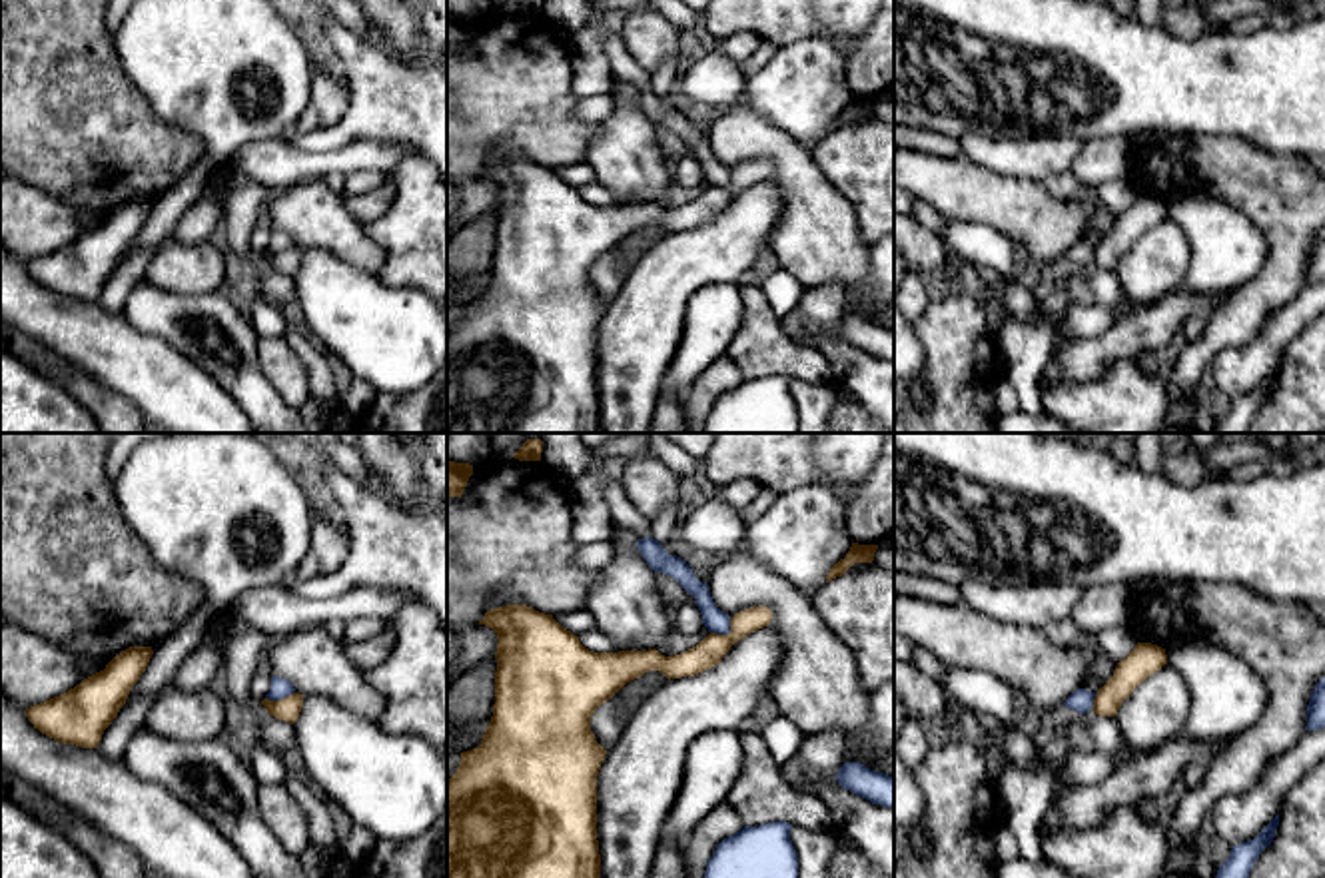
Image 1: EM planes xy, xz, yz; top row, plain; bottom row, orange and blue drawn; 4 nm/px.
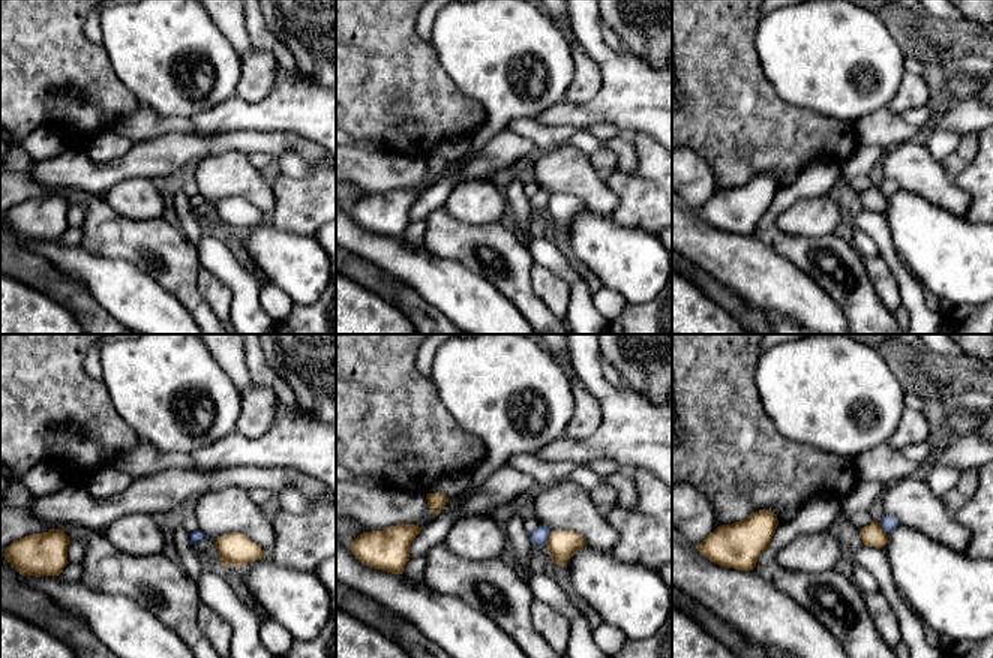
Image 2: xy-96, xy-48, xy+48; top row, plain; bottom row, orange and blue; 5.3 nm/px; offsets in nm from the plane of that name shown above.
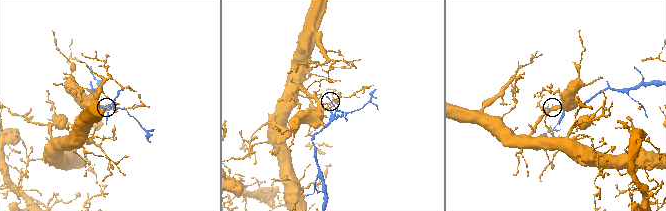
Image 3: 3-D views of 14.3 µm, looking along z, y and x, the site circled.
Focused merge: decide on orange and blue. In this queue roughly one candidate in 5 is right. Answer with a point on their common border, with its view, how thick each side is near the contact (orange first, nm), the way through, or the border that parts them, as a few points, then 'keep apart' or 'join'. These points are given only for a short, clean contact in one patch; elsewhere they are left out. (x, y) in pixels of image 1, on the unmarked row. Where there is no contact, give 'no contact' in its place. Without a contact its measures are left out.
xz (725, 188) | 110/90 nm | along xz (731, 172), (727, 186), (711, 186) | keep apart

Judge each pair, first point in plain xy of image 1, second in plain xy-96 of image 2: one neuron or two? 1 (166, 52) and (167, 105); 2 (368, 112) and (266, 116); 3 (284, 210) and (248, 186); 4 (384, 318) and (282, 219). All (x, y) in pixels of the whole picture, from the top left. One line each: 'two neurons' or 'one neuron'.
1: one neuron
2: one neuron
3: one neuron
4: two neurons

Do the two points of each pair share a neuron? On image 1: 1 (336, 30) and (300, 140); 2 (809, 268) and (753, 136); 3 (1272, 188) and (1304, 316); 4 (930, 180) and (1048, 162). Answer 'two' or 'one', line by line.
1: one
2: one
3: two
4: two

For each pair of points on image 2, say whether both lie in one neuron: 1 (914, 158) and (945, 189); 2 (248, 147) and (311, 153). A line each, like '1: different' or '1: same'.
1: same
2: same

